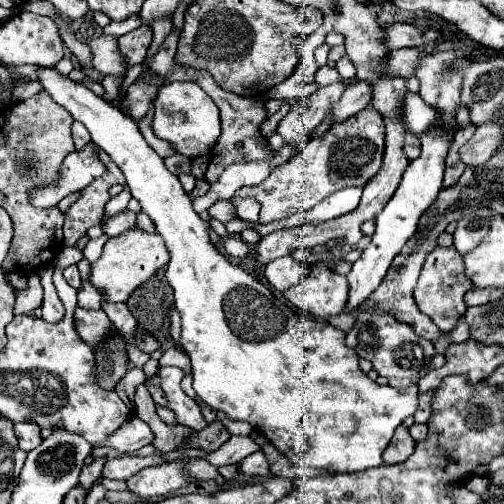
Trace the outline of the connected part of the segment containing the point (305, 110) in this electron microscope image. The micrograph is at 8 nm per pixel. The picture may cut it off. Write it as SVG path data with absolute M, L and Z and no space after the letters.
M333 83L327 87L319 87L313 95L307 99L293 103L291 111L283 117L283 121L277 127L277 133L283 135L285 143L299 143L309 137L309 133L325 119L329 107L341 99L343 91L349 87L349 83Z

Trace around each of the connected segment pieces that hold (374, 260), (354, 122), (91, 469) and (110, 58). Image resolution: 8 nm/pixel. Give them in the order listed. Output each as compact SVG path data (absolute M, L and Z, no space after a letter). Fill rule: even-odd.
M443 129L429 131L419 137L421 141L421 155L409 163L407 171L403 173L401 185L397 187L391 201L385 205L385 209L377 215L377 229L371 237L371 245L363 251L363 255L353 263L347 281L349 281L349 301L345 307L345 313L351 313L357 309L371 293L377 289L377 285L383 281L393 257L401 251L405 241L413 237L417 231L419 219L425 213L425 209L437 199L437 193L443 189L443 169L445 169L445 155L449 149L449 137Z
M365 107L357 117L349 117L339 125L333 125L325 135L305 141L289 161L281 163L271 175L253 187L241 187L235 197L253 197L261 205L261 223L273 223L287 219L303 209L309 211L333 191L343 187L365 187L367 181L379 171L385 149L385 123L377 109Z
M95 459L91 465L87 465L87 467L81 471L81 481L79 481L79 485L81 485L83 489L91 489L91 485L101 477L103 465L105 465L103 459Z
M93 37L89 45L93 49L93 65L101 75L119 75L126 72L123 57L117 51L117 39Z

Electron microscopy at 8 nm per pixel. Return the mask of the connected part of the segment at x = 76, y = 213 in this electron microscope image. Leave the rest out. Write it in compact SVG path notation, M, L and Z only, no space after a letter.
M99 149L99 157L107 165L107 173L103 177L95 179L89 187L85 187L81 199L75 201L67 209L67 213L65 213L67 217L65 217L65 225L63 225L65 245L75 245L87 233L89 227L93 227L101 221L105 203L111 199L109 187L115 183L125 183L121 169L117 169L117 165L109 159L109 155Z

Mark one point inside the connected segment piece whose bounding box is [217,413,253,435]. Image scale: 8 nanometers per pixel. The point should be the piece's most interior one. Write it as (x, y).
(234, 428)

